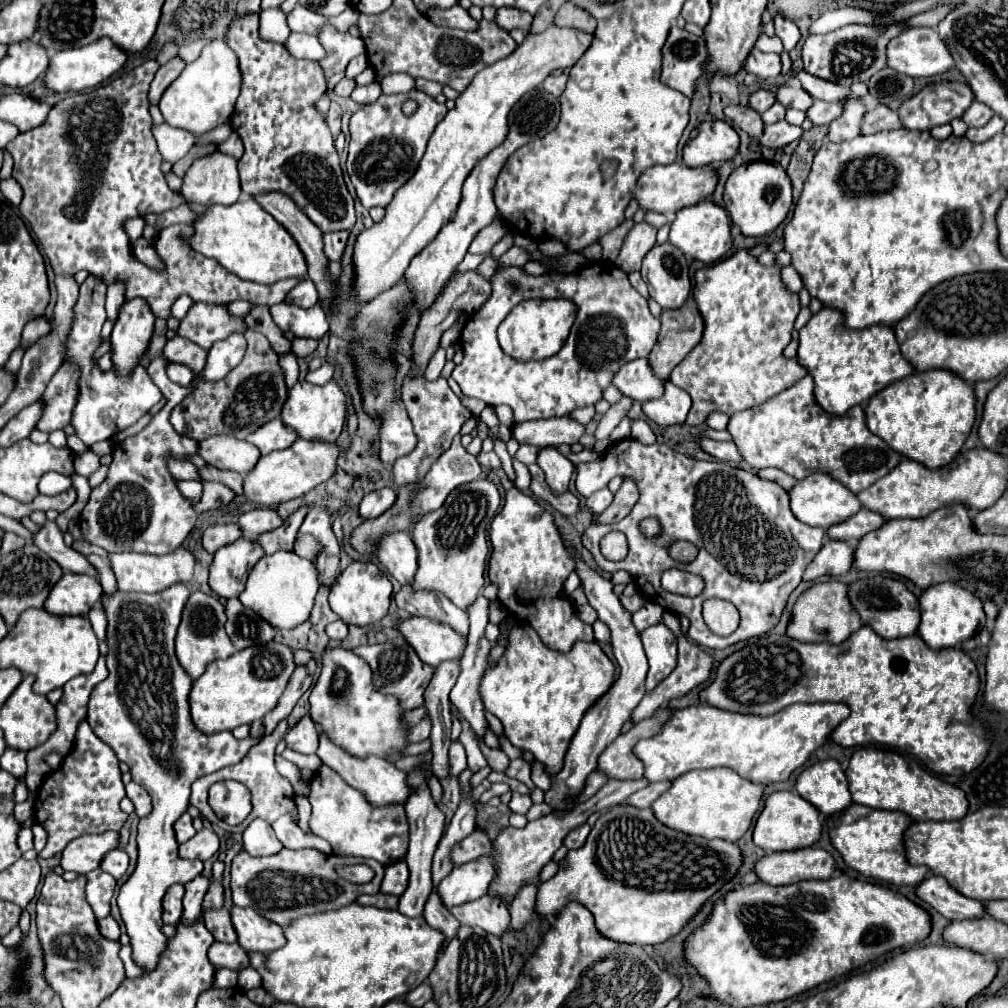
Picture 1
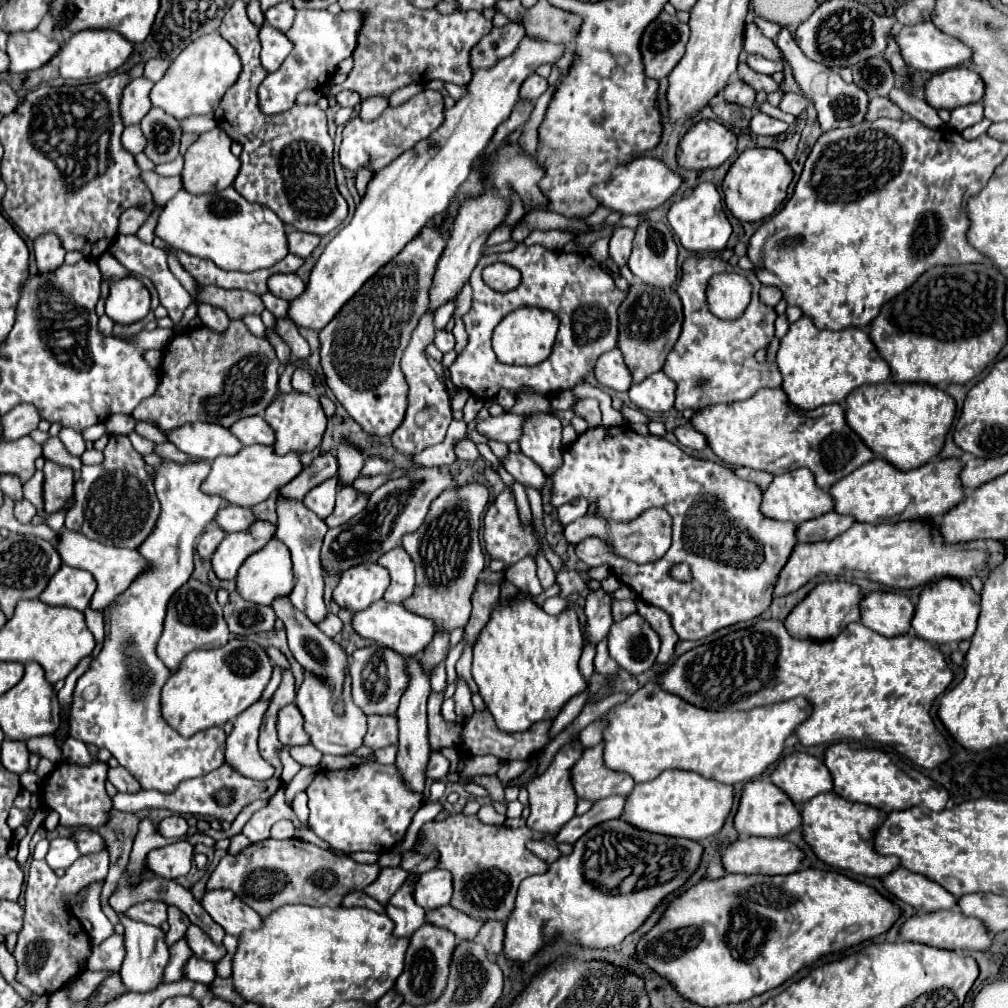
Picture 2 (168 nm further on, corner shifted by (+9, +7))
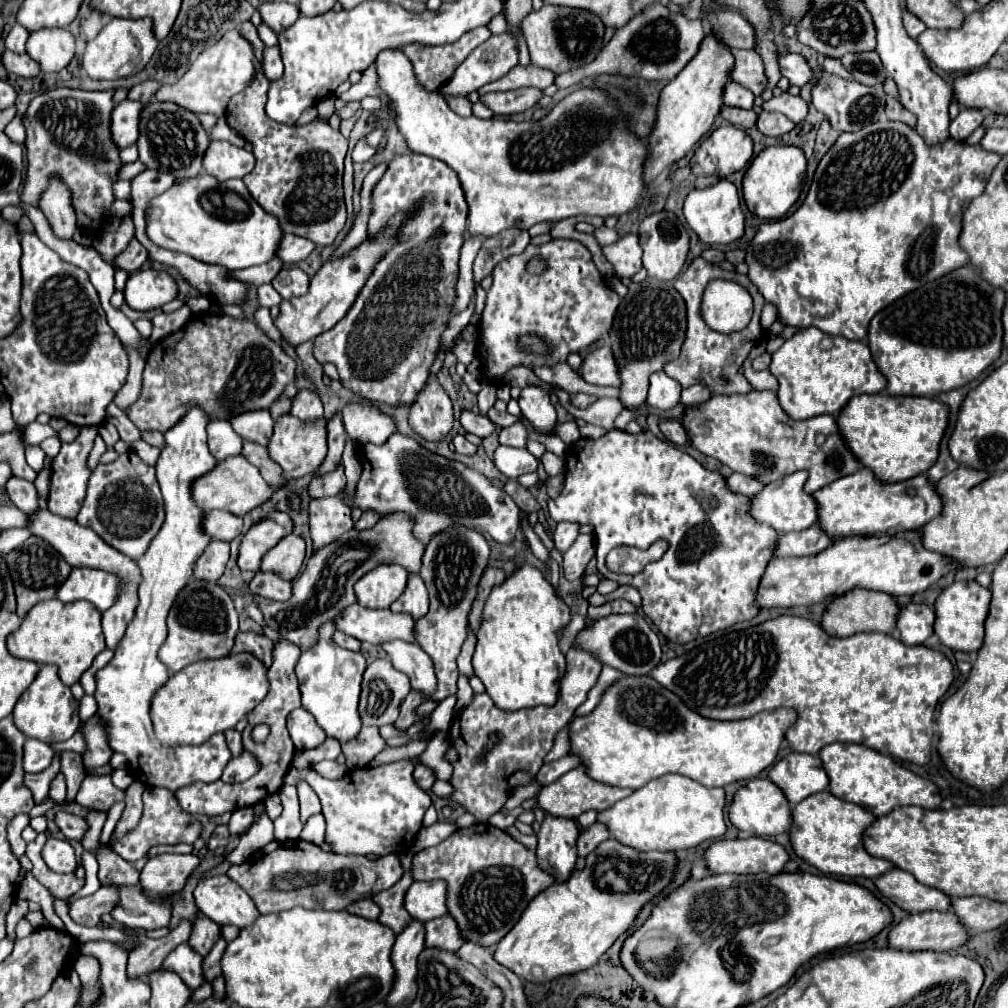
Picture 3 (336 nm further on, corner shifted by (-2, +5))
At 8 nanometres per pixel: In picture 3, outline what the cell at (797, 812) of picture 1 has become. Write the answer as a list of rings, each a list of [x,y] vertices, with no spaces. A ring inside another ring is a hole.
[[[751,779],[751,781],[747,781],[747,785],[743,785],[735,793],[733,805],[729,809],[729,819],[739,831],[747,831],[749,835],[759,835],[759,837],[773,837],[773,835],[787,833],[793,825],[791,807],[789,807],[787,797],[769,779]]]

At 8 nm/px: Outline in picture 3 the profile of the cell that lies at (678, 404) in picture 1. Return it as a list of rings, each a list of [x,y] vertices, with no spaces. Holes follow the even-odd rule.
[[[657,371],[651,375],[651,385],[649,385],[649,397],[647,403],[655,409],[669,411],[673,409],[681,399],[681,387],[675,383],[675,379],[667,377],[665,371]]]

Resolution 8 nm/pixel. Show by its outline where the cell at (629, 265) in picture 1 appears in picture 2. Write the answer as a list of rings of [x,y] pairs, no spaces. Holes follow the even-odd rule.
[[[628,227],[614,229],[614,233],[610,237],[610,259],[618,267],[628,263],[628,257],[632,251],[632,239],[634,239],[634,229],[628,229]]]

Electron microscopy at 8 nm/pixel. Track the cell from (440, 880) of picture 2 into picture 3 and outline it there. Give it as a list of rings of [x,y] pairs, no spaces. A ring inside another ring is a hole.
[[[415,881],[405,895],[405,909],[419,921],[447,915],[447,883]]]

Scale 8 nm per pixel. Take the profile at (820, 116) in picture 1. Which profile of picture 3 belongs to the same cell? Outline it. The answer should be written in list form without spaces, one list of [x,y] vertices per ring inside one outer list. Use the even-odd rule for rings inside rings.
[[[781,93],[779,97],[771,97],[769,101],[763,103],[765,111],[777,111],[787,115],[793,123],[799,123],[807,117],[809,113],[809,105],[801,99],[801,97],[793,97],[789,93]]]

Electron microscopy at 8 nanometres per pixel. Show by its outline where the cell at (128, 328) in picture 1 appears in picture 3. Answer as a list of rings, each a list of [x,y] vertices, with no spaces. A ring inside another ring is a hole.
[[[141,269],[127,279],[123,295],[125,295],[125,301],[131,309],[151,311],[151,309],[159,309],[167,301],[175,299],[177,285],[163,271]]]

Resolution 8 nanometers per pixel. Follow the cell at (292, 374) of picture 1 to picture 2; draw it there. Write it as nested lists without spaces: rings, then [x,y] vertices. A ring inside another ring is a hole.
[[[247,315],[242,321],[248,327],[250,332],[258,337],[265,338],[266,327],[264,326],[260,316],[258,315]]]

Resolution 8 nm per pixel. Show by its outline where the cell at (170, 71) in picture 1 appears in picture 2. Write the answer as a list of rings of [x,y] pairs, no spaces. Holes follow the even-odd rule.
[[[138,77],[126,85],[122,99],[120,99],[120,117],[124,121],[124,127],[140,123],[142,117],[150,111],[152,103],[148,95],[150,95],[152,85],[154,83],[144,77]]]

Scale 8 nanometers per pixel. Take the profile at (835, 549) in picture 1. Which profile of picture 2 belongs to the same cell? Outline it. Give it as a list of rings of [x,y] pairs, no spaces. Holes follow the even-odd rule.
[[[902,521],[902,523],[854,523],[844,535],[834,541],[818,543],[798,543],[792,557],[788,557],[780,577],[776,581],[774,595],[788,595],[806,585],[818,574],[844,575],[848,571],[860,571],[870,581],[880,585],[888,585],[894,589],[914,589],[918,585],[926,585],[934,577],[954,577],[966,579],[972,575],[972,567],[980,573],[988,563],[988,553],[980,547],[984,543],[960,543],[960,545],[944,545],[940,541],[940,533],[930,533],[932,527],[922,521]]]

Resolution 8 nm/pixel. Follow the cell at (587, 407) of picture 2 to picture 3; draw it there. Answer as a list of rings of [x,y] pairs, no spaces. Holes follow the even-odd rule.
[[[571,393],[571,403],[579,409],[587,409],[591,403],[595,403],[597,397],[595,395],[587,395],[587,393]]]

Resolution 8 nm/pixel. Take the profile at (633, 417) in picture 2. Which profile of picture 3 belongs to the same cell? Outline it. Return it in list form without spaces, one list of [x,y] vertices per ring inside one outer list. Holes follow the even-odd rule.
[[[557,389],[555,395],[559,397],[559,403],[575,417],[575,419],[583,419],[591,425],[599,425],[603,429],[613,429],[613,423],[615,419],[619,417],[619,413],[623,411],[623,405],[619,399],[599,399],[595,405],[587,407],[587,409],[577,409],[575,405],[571,405],[569,401],[569,393],[563,391],[563,389]]]

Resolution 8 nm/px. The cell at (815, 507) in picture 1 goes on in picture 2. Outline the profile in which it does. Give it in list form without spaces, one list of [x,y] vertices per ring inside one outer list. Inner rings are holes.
[[[800,467],[800,469],[788,471],[788,473],[776,475],[772,479],[772,483],[768,485],[768,489],[762,493],[760,511],[768,519],[774,519],[774,521],[792,521],[792,523],[800,525],[804,521],[816,519],[816,517],[832,511],[832,497],[826,491],[822,491],[820,487],[816,487],[814,475],[808,469]]]

